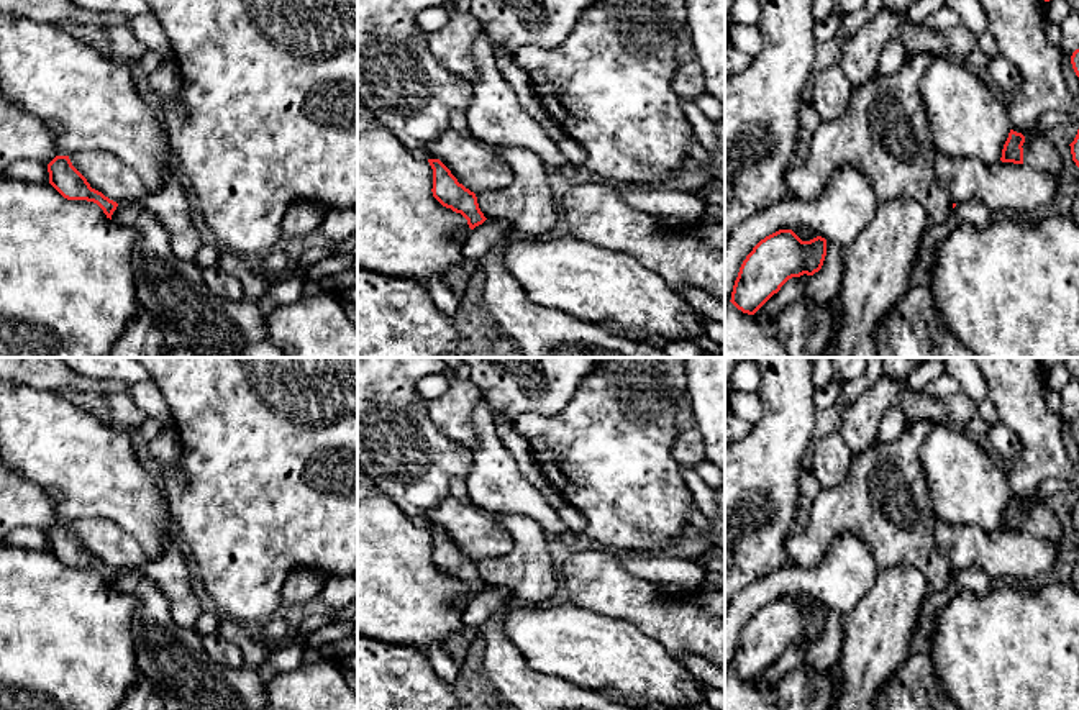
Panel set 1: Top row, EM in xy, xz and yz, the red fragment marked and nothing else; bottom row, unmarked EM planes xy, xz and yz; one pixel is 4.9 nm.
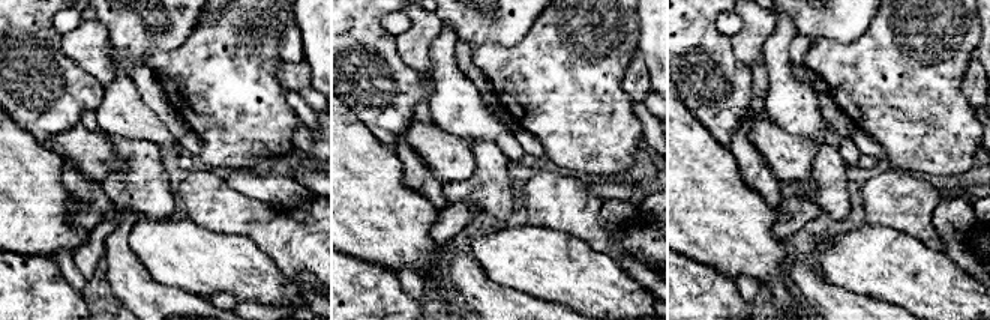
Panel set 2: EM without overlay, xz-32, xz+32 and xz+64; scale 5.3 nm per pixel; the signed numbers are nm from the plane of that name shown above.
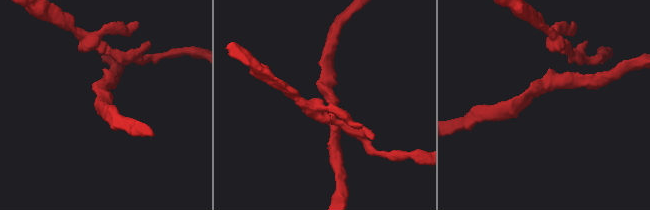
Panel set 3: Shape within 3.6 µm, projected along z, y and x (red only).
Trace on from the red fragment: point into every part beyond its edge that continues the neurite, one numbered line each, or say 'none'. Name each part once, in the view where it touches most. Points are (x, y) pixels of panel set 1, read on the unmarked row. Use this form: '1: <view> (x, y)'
none

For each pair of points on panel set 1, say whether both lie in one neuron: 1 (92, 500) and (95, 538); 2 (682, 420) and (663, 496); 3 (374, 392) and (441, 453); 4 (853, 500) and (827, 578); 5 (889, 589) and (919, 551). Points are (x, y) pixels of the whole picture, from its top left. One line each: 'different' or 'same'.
1: different
2: different
3: same
4: different
5: different

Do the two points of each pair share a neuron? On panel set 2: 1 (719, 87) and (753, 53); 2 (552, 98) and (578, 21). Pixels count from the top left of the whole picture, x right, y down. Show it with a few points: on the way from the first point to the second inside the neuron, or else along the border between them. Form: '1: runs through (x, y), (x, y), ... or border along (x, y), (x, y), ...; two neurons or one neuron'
1: border along (729, 38), (732, 53), (750, 68); two neurons
2: runs through (564, 78), (578, 51), (578, 41); one neuron

